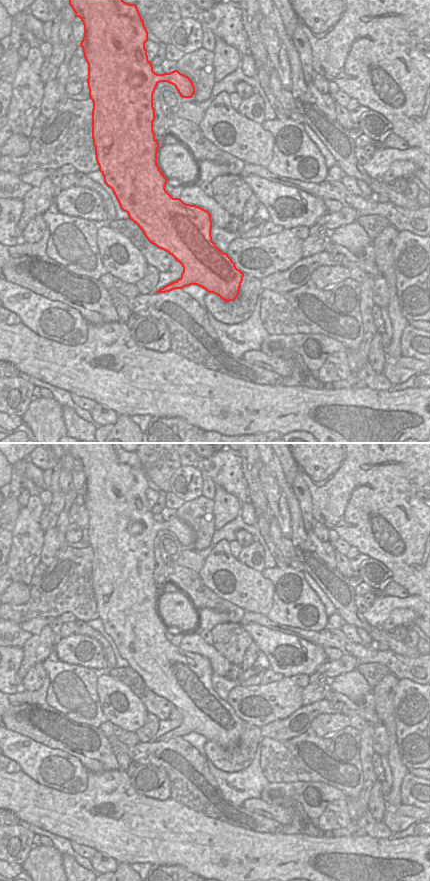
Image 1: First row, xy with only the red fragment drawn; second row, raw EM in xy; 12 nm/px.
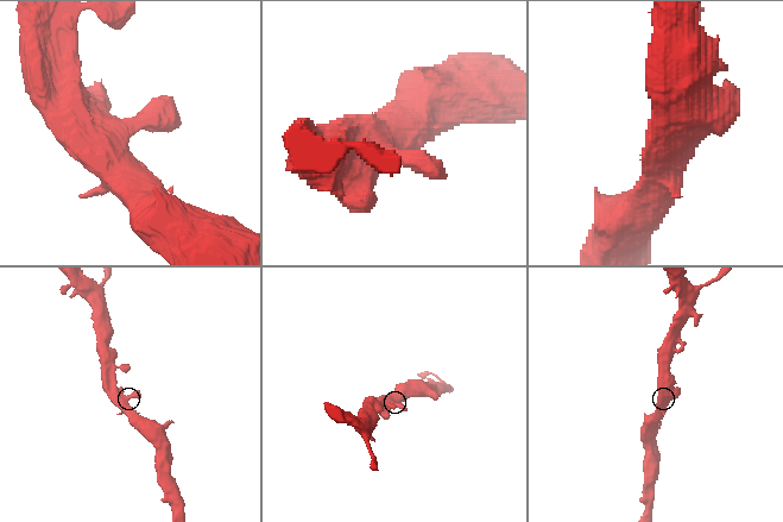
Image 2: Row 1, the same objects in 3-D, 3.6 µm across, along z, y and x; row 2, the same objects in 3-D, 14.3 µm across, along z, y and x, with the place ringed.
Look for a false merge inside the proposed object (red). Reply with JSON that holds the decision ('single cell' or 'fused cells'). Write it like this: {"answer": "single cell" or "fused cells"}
{"answer": "single cell"}

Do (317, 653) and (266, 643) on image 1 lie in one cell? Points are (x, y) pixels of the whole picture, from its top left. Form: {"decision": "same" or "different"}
{"decision": "same"}

